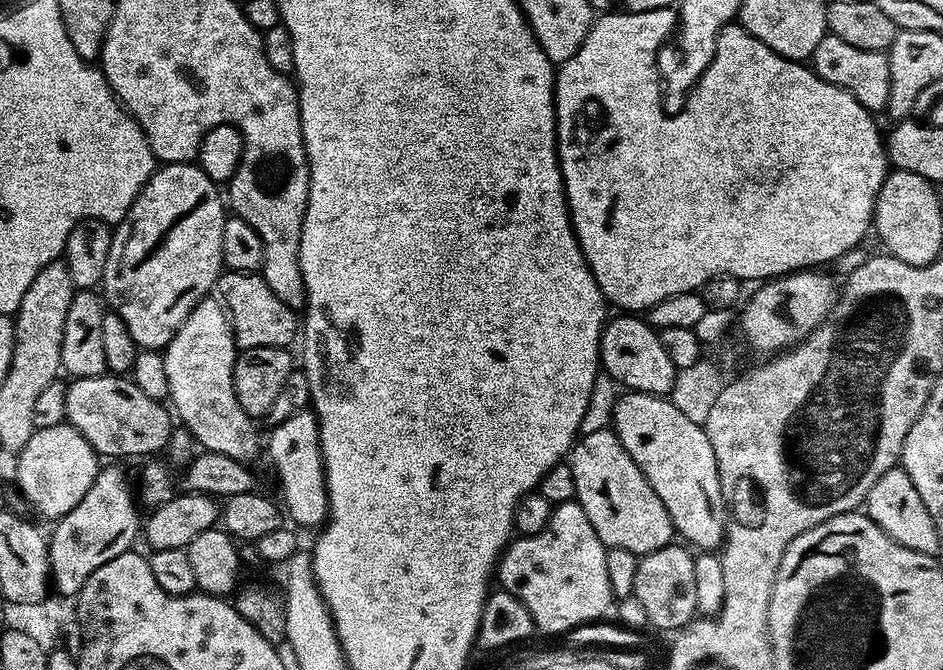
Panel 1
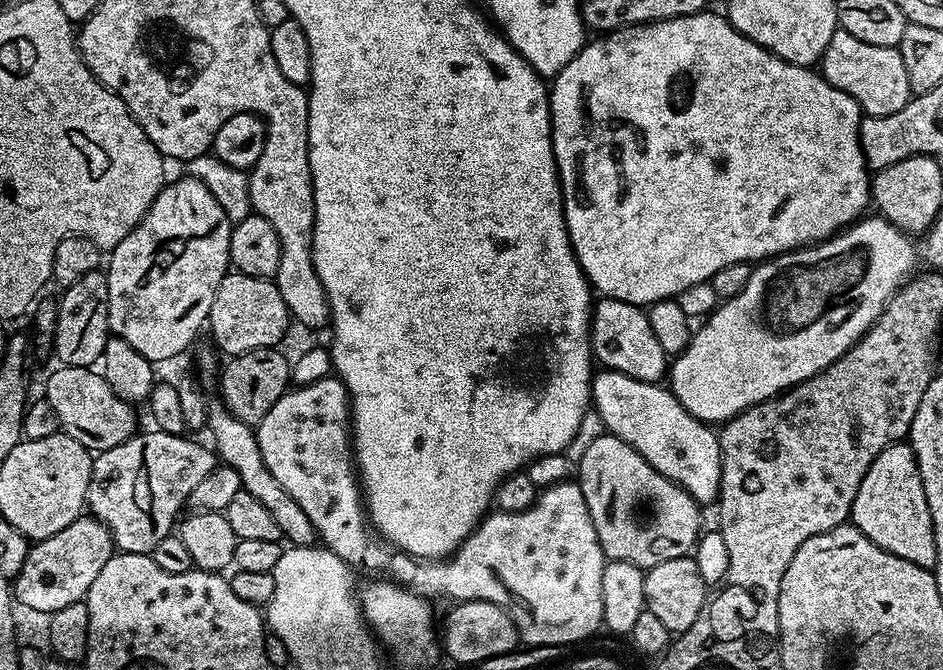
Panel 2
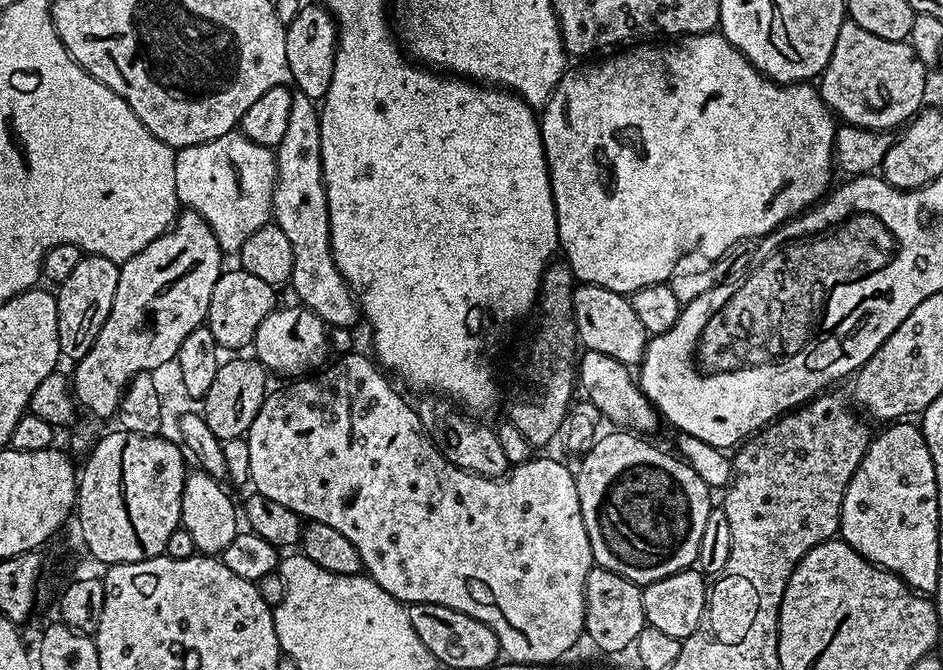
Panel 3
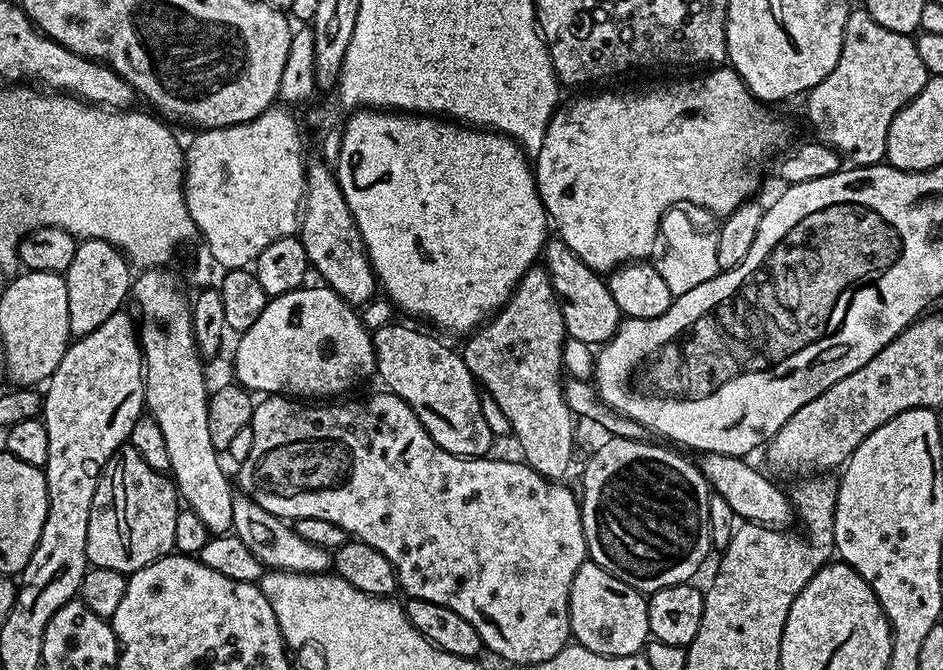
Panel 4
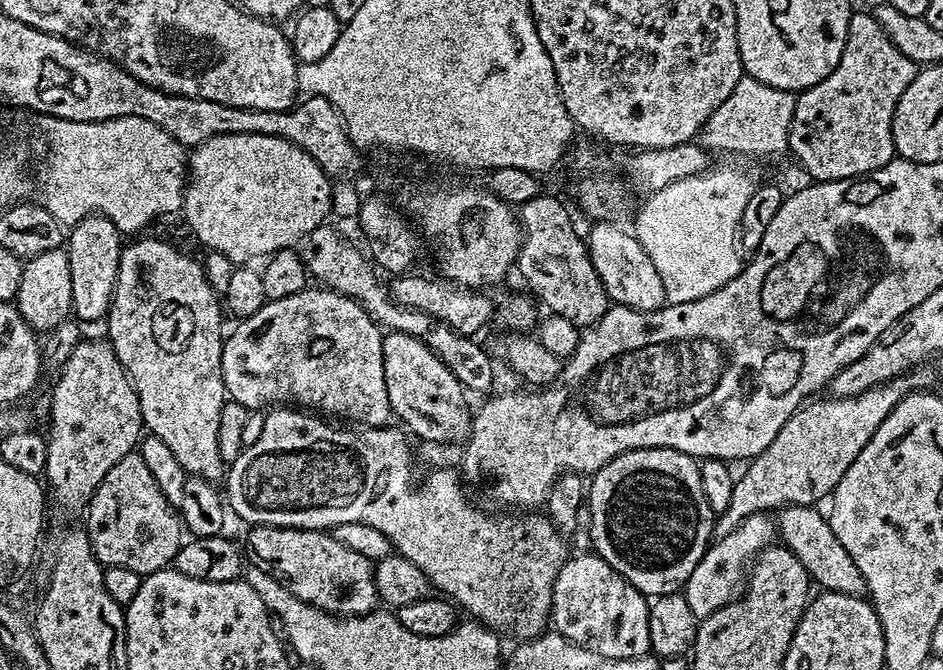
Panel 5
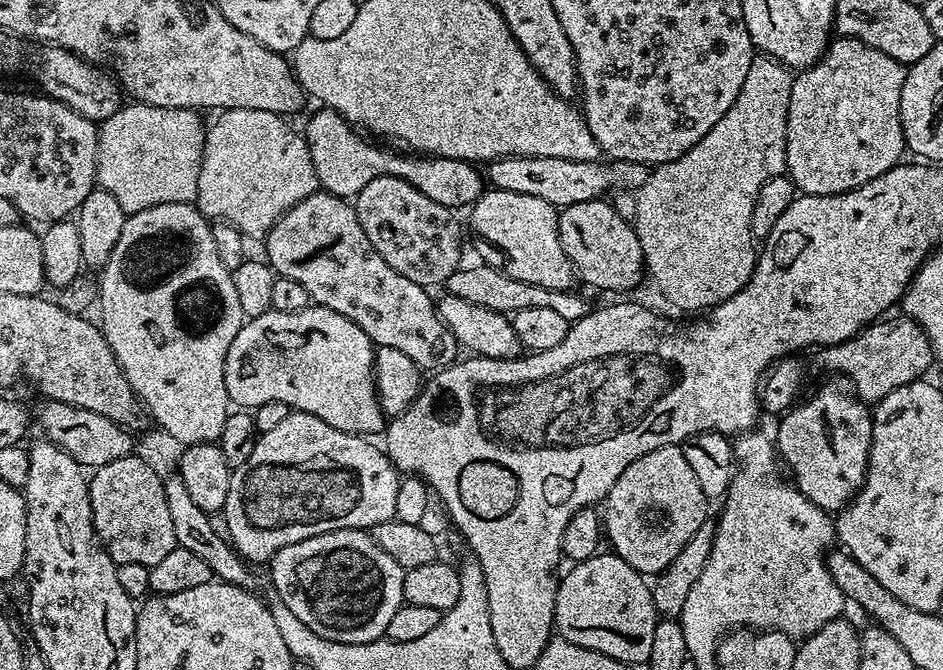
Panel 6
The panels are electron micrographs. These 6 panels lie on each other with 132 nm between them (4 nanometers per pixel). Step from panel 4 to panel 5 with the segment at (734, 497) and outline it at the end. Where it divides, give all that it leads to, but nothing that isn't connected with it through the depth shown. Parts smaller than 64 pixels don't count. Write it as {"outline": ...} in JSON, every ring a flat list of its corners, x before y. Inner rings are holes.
{"outline":[[787,504,774,516,774,528,782,539,783,547,799,558,809,577,816,580,826,592,838,592,851,596,864,596,867,593,866,578,862,578,862,570,854,566,854,558,846,554,846,546,838,542,838,534,834,534,832,523,819,507,811,504]]}

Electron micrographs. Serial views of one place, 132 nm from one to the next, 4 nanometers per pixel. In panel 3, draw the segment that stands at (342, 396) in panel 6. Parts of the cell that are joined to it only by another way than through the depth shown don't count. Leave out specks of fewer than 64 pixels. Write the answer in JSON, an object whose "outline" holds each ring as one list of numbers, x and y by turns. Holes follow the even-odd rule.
{"outline":[[303,306,295,307,273,310,259,326,252,343,253,350,256,350,255,357,273,373,290,374,289,376,303,375,321,367,325,363,327,352,330,352,324,321]]}

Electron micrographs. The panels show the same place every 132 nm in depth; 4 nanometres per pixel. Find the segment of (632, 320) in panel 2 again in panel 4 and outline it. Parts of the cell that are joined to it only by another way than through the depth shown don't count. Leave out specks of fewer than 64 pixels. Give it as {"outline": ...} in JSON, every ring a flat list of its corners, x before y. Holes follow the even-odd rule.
{"outline":[[552,238,545,243,542,253,556,297,560,300,560,309,564,319,565,333,571,339,589,346,603,346,611,340,613,334,620,329,622,317,618,310,618,302,614,302,614,294,610,294,607,283,601,273,593,272,585,266,559,238]]}

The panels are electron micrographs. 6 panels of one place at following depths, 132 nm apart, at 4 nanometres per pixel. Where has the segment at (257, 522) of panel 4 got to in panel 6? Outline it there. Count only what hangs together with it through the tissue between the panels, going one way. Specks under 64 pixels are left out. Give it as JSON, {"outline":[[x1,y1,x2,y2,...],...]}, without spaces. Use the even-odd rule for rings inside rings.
{"outline":[[339,528,333,532,323,532,317,536,306,538,302,542,294,542,290,546,282,546,273,554,272,584,275,595,286,606,290,606,290,614,306,622,314,634,326,638,330,642,343,644,365,644,381,639,390,626,390,618,398,614,404,602,405,568,398,566,386,550,378,546,372,536,363,528]]}

